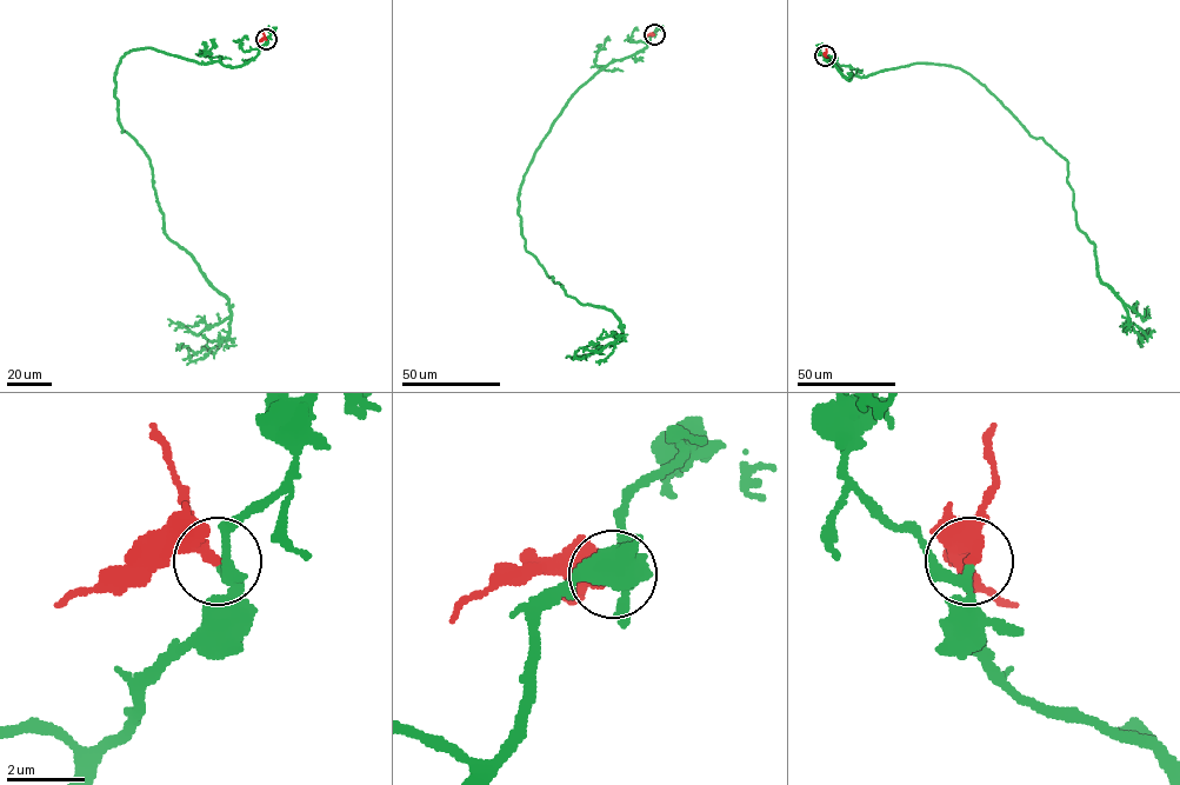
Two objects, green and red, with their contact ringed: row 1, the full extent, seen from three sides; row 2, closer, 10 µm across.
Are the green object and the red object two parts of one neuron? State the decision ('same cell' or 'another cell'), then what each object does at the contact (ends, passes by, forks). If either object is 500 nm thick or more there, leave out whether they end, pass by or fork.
same cell; green forks there; red ends there

